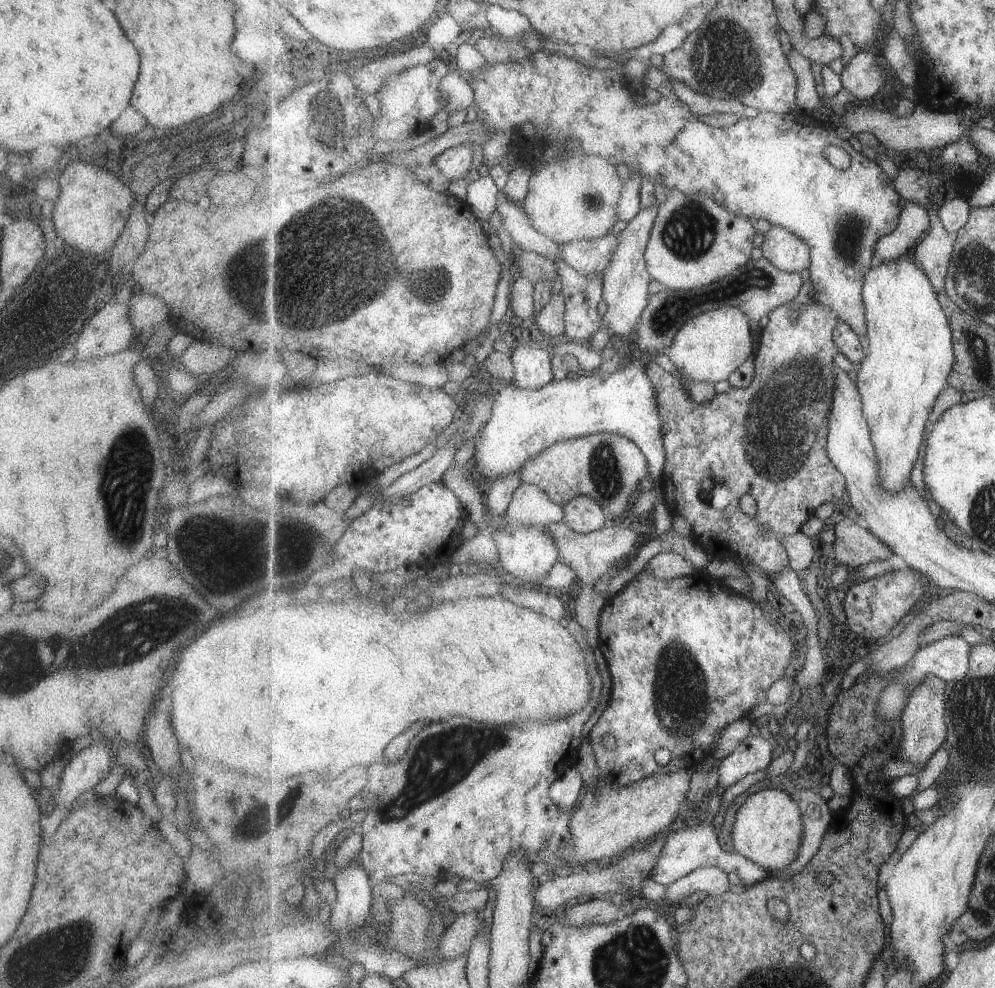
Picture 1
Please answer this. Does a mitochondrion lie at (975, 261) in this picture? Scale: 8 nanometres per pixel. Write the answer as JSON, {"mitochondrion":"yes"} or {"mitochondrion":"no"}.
{"mitochondrion":"yes"}

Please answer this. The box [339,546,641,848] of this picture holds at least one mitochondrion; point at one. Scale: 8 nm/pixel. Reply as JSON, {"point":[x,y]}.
{"point":[444,760]}

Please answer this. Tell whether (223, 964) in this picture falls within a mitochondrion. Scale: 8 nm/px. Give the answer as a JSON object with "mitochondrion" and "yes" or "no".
{"mitochondrion":"no"}

